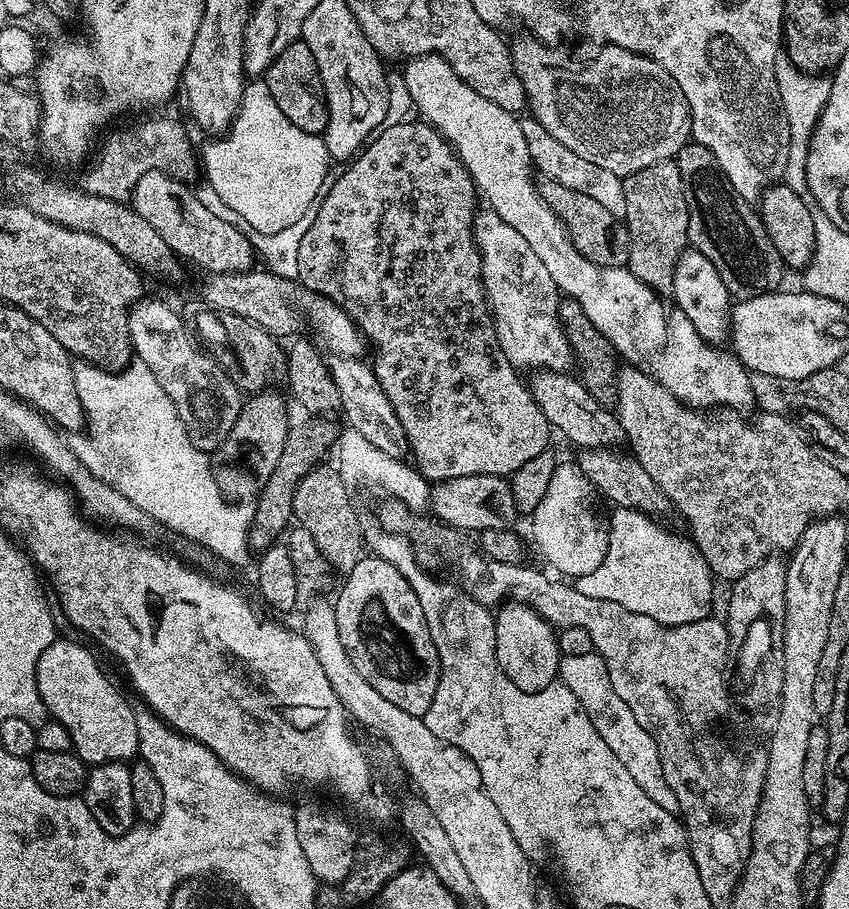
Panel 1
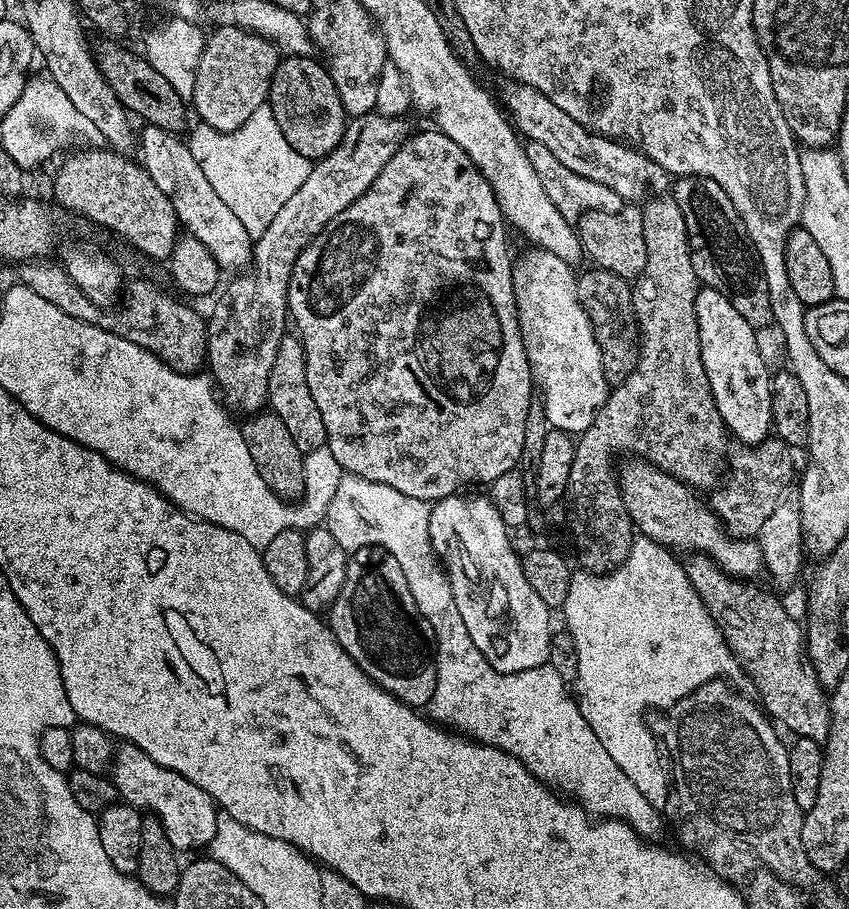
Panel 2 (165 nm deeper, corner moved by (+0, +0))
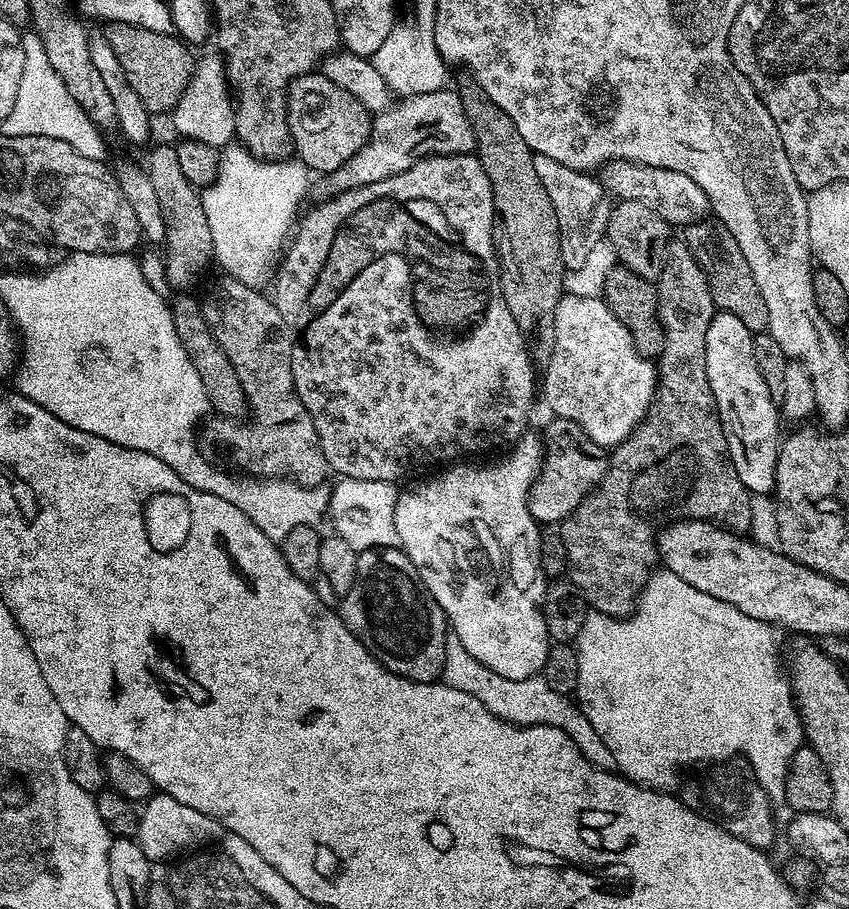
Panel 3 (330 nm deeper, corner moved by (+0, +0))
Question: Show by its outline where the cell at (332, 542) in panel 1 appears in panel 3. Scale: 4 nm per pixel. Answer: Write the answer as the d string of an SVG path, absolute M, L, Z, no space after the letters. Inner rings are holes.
M186 292L177 293L174 297L176 298L171 299L170 307L176 333L200 375L211 409L223 419L241 419L247 413L245 391L242 390L242 384L238 381L238 374L235 373L234 366L230 364L225 352L218 346L205 316L201 312L199 299L190 297L190 294Z

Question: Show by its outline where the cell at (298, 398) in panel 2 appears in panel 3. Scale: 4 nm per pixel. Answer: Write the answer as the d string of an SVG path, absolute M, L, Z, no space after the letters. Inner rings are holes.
M221 275L221 280L202 296L201 312L213 332L218 346L225 352L234 371L238 374L238 381L242 384L247 400L247 411L252 420L208 418L202 424L202 440L214 447L220 448L225 444L232 448L228 456L240 467L241 473L257 478L271 478L274 480L291 480L303 487L318 487L323 485L330 476L330 469L326 462L326 454L322 454L322 446L318 438L318 430L314 430L314 422L302 406L302 398L298 398L294 386L292 373L292 333L293 329L282 322L282 314L278 314L275 303L263 295L263 291L246 286L232 276Z

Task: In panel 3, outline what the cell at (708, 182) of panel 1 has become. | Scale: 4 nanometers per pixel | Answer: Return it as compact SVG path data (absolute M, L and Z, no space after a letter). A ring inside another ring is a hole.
M715 218L696 220L683 229L684 245L694 254L702 274L706 274L706 282L710 286L712 301L722 312L734 314L753 334L767 332L770 314L766 310L766 301L758 290L758 282L754 282L754 274L750 274L750 265L746 263L738 242L734 242L734 234L726 230L726 226Z

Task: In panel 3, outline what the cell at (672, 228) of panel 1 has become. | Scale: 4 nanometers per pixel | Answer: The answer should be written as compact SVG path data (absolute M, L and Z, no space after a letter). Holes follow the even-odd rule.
M669 239L662 274L655 285L660 321L664 327L656 396L642 423L621 444L611 449L608 469L596 489L558 528L562 542L566 542L572 583L588 601L591 611L613 618L631 616L635 612L636 601L657 567L656 533L665 524L673 520L711 520L713 524L737 534L747 533L751 526L752 496L734 470L726 446L726 434L710 390L710 378L706 378L706 330L710 330L712 316L718 309L712 301L706 274L702 274L683 239Z

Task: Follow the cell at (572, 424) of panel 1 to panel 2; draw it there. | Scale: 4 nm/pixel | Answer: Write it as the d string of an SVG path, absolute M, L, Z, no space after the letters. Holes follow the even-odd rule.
M628 458L619 465L618 479L622 500L630 514L635 531L641 536L658 542L662 547L683 554L699 554L715 560L718 567L731 576L749 582L765 571L762 550L752 538L737 538L724 529L724 524L712 511L697 489L678 478L666 474L648 460Z

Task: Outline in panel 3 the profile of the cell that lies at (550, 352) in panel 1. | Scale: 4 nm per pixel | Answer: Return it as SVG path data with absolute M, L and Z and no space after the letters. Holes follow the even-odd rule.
M567 294L561 296L558 302L558 314L554 314L554 342L556 349L542 372L542 400L544 396L545 402L552 407L551 415L553 417L578 422L578 426L582 426L582 430L586 430L586 434L590 434L590 438L594 438L594 442L598 442L598 446L602 446L605 450L615 448L642 423L644 415L648 413L648 407L652 405L652 399L656 396L657 365L649 357L643 356L634 346L634 342L630 338L630 330L626 330L626 326L622 326L622 322L618 322L618 318L609 310L608 305L600 296L576 297Z

